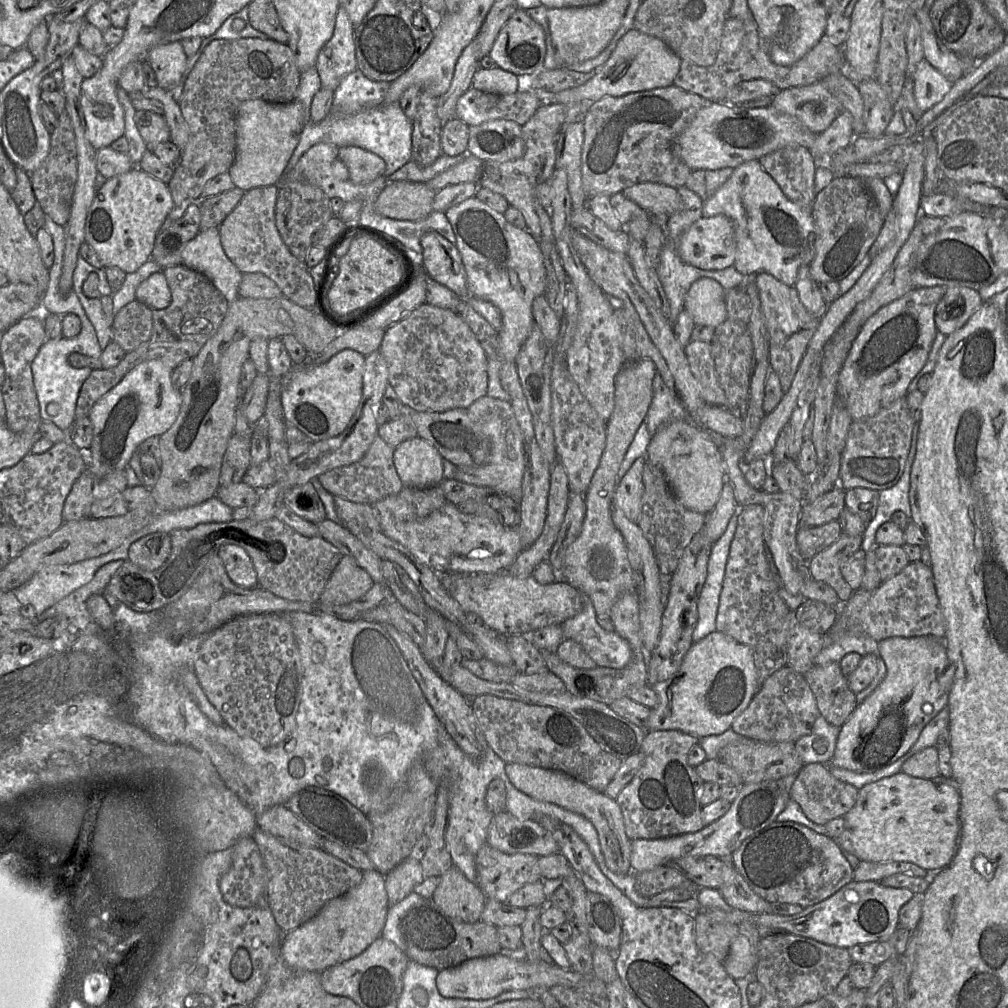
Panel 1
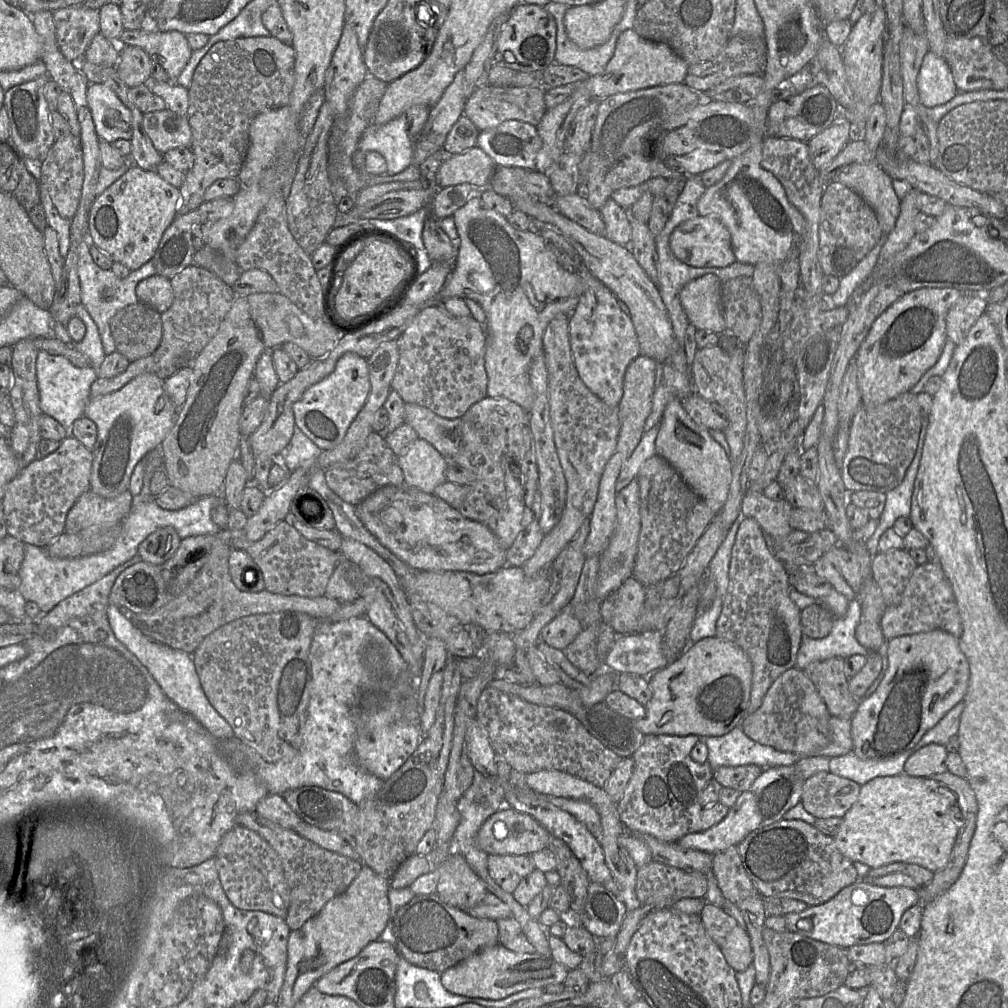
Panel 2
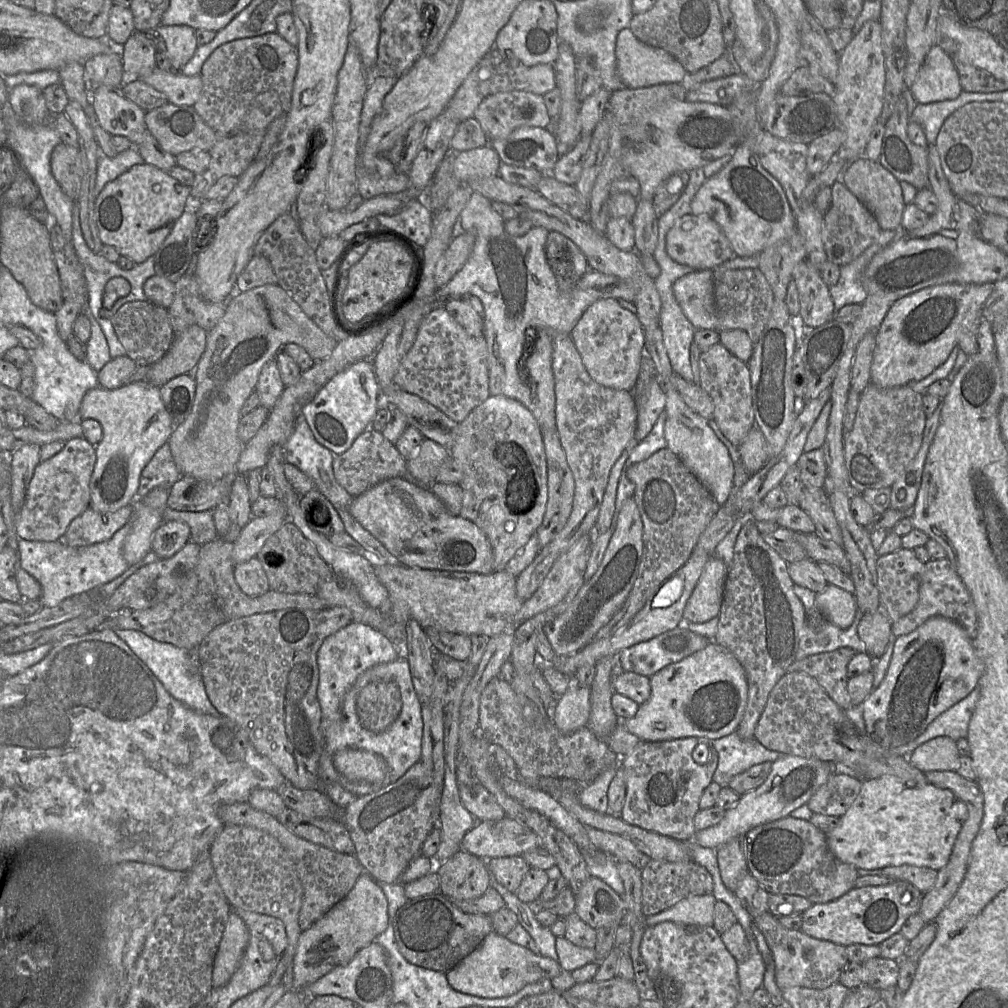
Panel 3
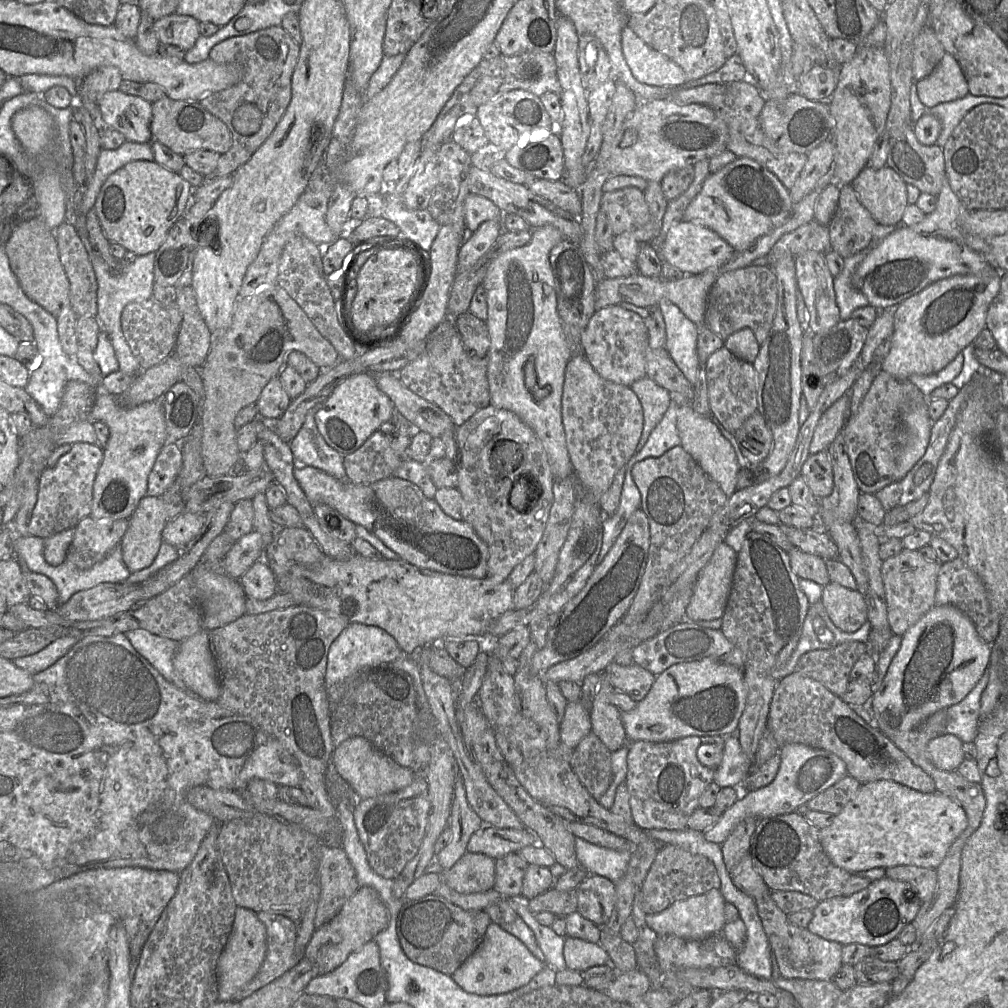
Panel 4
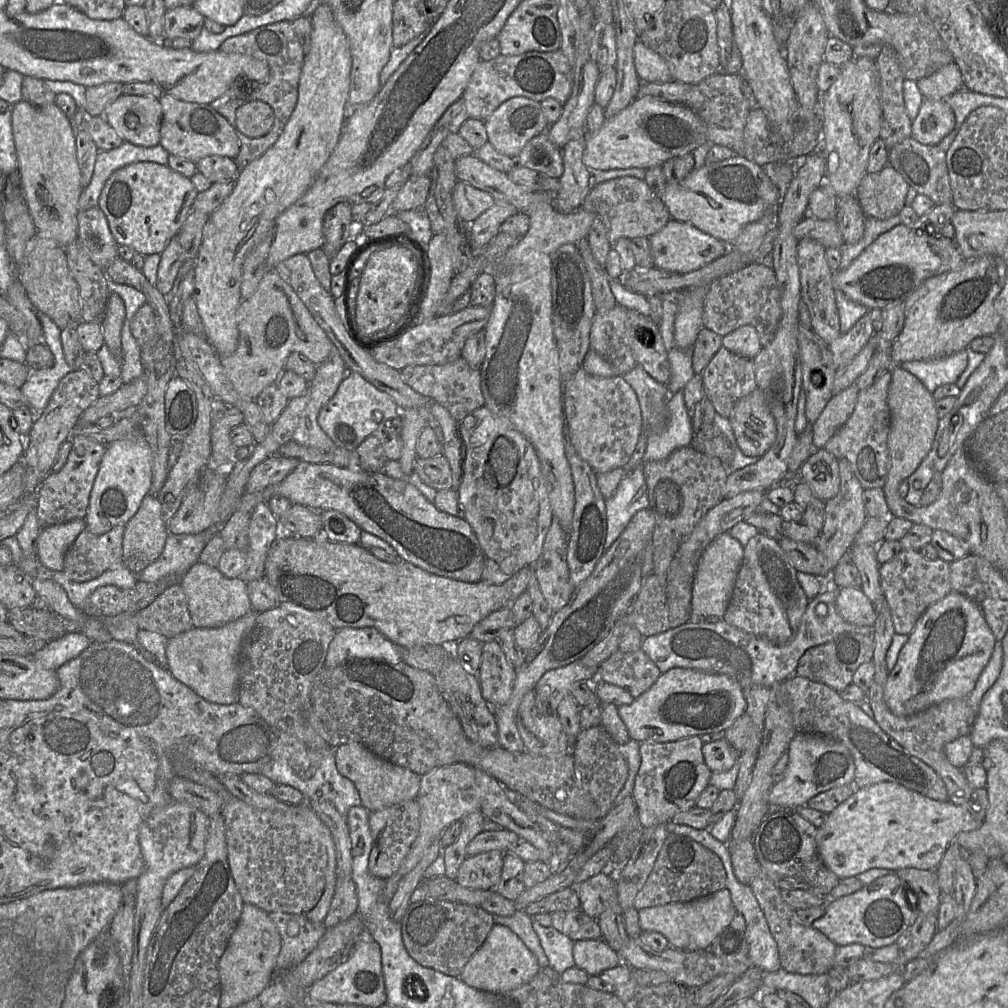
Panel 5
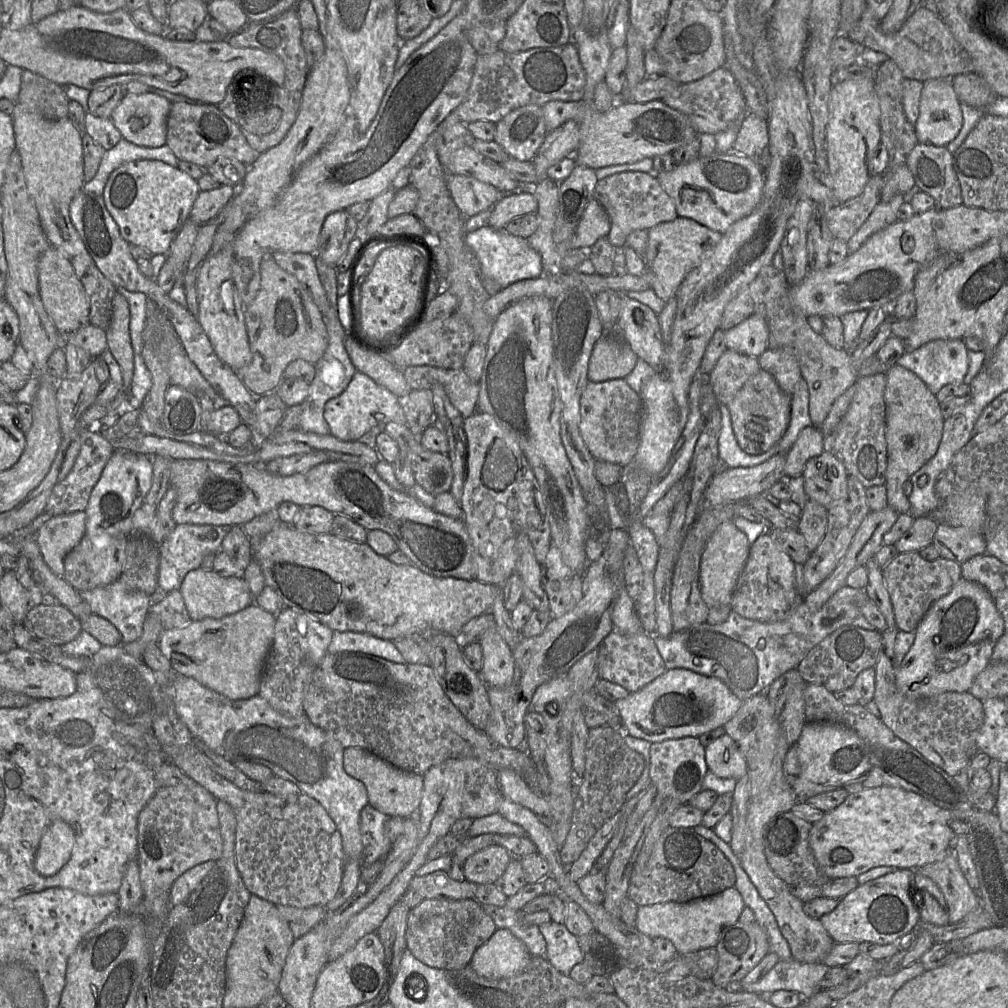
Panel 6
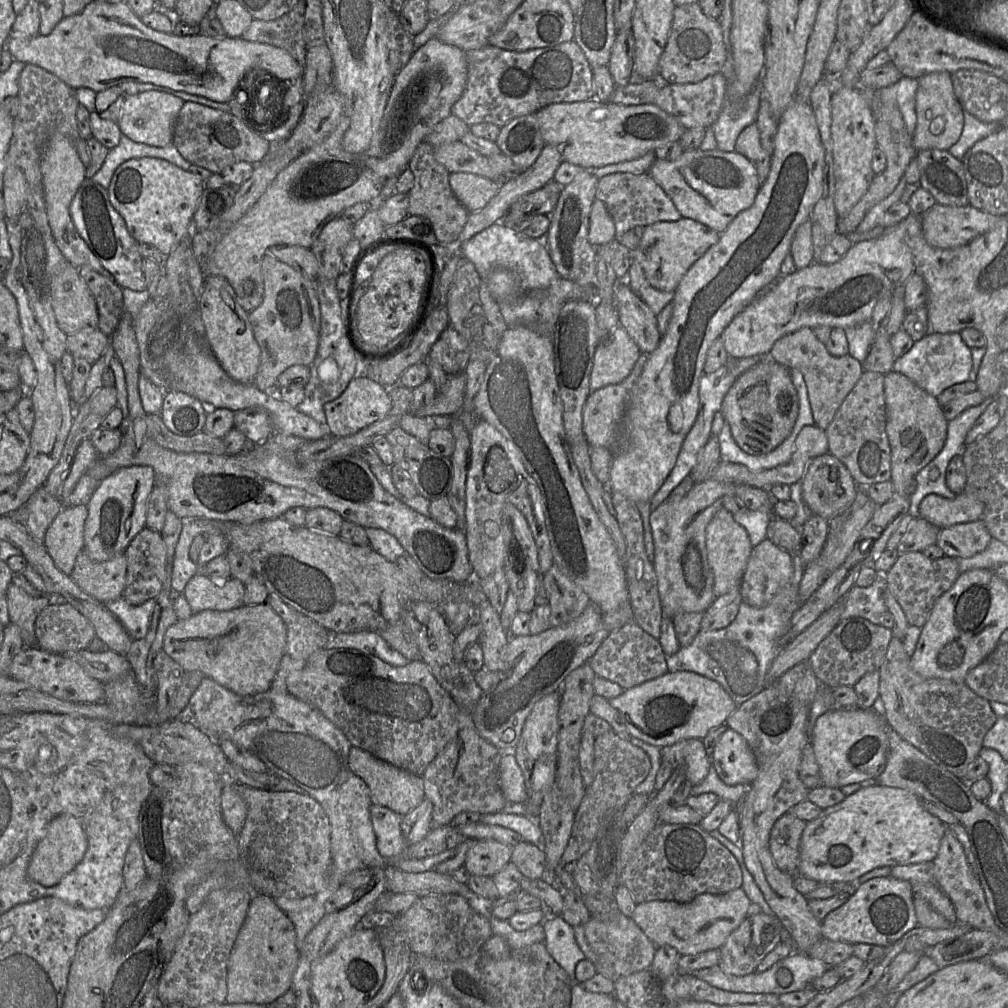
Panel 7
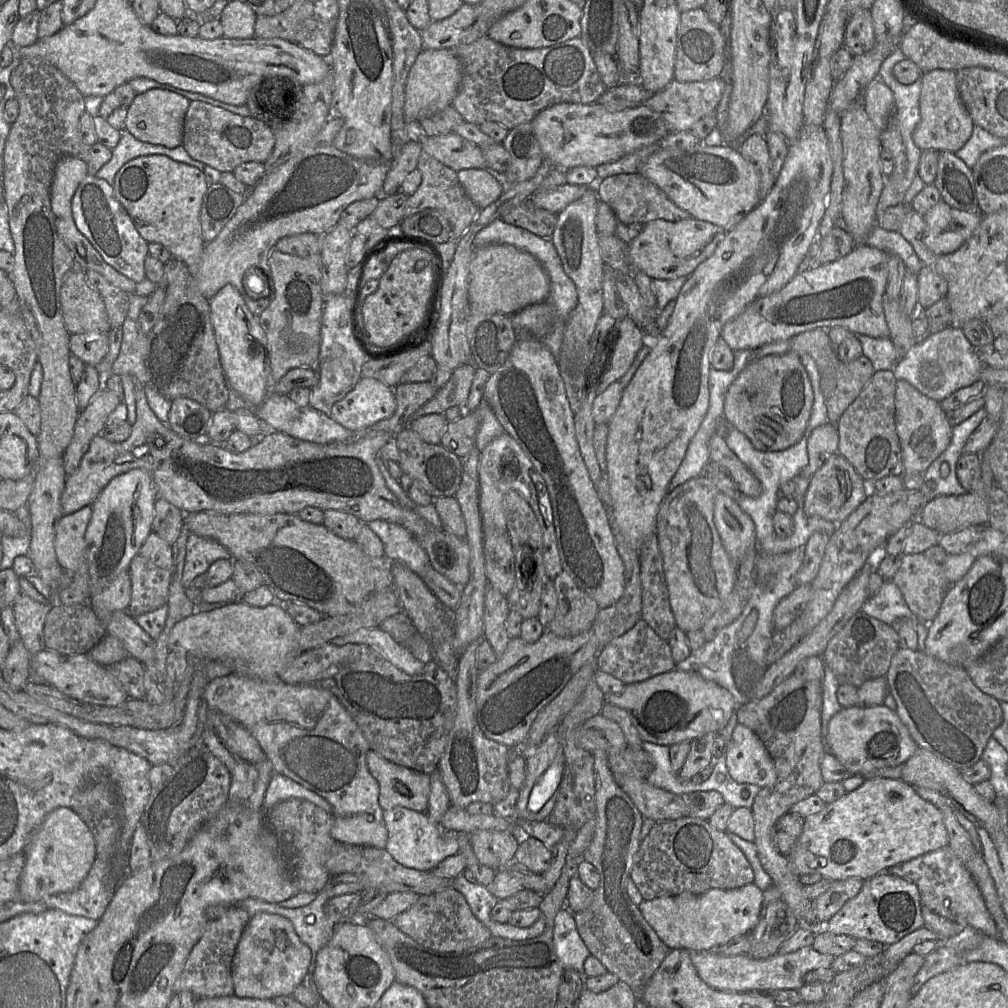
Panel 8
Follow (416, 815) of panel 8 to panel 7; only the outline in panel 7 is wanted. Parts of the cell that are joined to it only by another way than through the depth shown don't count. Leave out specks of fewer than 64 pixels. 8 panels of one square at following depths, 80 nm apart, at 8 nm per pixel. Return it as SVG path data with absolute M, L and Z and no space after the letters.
M371 805L370 820L376 838L376 849L388 864L409 873L433 870L437 864L451 856L451 850L440 854L414 859L404 857L407 843L401 831L403 816L383 806Z

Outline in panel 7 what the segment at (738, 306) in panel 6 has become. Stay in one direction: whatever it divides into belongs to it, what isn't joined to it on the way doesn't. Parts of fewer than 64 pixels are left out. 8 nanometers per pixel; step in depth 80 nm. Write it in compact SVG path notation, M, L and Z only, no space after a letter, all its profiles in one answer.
M807 327L778 339L768 354L771 360L801 372L807 385L815 425L824 430L864 372L862 363L849 354L840 357L831 355L812 329Z

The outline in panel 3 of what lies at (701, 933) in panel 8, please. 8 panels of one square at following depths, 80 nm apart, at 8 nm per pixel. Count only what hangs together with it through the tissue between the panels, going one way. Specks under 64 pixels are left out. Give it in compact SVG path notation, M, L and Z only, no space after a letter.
M712 894L691 896L666 910L646 916L645 923L648 927L666 921L682 925L712 926L715 903Z

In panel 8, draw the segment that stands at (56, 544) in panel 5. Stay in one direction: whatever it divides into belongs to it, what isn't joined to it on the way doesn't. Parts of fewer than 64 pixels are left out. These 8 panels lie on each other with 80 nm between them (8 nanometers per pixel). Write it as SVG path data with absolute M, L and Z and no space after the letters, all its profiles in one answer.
M84 506L71 514L61 515L55 524L55 553L67 574L73 574L78 568L91 514L91 506Z

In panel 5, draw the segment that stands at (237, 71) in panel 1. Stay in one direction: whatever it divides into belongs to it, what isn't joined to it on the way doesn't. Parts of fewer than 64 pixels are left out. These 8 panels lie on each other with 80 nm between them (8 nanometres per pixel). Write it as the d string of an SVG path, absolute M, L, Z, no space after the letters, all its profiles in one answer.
M280 21L229 37L218 50L249 55L266 61L269 66L267 81L251 79L246 84L232 87L210 103L214 110L227 119L239 138L240 150L234 160L241 168L264 154L283 132L297 104L299 80L306 53L291 21Z

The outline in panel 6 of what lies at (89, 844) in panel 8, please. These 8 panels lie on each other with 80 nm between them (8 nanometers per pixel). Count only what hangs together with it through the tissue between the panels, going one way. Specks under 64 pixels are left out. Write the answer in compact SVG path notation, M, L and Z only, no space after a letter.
M63 820L54 821L45 831L36 852L34 867L44 877L55 875L69 861L75 844L73 828Z

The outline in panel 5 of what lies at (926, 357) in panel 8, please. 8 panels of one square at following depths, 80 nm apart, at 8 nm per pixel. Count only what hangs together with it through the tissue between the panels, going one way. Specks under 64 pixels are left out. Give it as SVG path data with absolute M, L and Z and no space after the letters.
M963 349L947 357L908 361L899 366L917 377L933 393L940 386L956 383L967 367L967 360L967 353Z

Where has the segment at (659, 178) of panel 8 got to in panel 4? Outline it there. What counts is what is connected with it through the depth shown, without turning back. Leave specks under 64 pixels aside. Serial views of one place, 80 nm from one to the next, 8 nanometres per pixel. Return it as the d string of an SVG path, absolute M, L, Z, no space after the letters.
M736 157L732 162L708 175L700 191L687 206L683 219L710 228L736 252L748 248L760 236L782 225L788 218L792 205L789 190L770 170L751 158Z

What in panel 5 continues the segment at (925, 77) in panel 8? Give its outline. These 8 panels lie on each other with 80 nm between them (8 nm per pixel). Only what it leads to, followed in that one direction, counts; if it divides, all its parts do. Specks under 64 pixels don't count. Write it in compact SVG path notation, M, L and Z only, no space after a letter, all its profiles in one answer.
M927 99L912 121L911 136L924 145L938 145L955 126L955 115L946 99Z

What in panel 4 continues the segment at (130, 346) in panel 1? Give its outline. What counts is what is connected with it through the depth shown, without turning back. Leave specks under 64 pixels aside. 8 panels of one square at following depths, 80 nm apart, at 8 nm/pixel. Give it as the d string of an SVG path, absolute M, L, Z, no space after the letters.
M154 299L126 305L121 314L121 329L133 355L139 362L140 370L157 364L175 347L177 334L167 308Z

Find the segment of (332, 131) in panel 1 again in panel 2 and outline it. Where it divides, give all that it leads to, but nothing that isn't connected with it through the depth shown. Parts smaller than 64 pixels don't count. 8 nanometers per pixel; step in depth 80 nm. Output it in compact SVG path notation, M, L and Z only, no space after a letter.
M405 115L394 118L382 125L371 123L364 131L358 143L358 150L360 150L360 152L375 151L385 158L387 171L384 175L398 174L413 164L413 149L414 141L408 133Z

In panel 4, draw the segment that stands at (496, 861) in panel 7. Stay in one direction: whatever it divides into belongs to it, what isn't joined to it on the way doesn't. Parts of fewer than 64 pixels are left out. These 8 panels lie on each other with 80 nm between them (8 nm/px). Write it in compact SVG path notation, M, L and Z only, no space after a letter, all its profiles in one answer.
M466 852L450 869L441 873L441 881L461 894L488 891L495 882L495 859Z

